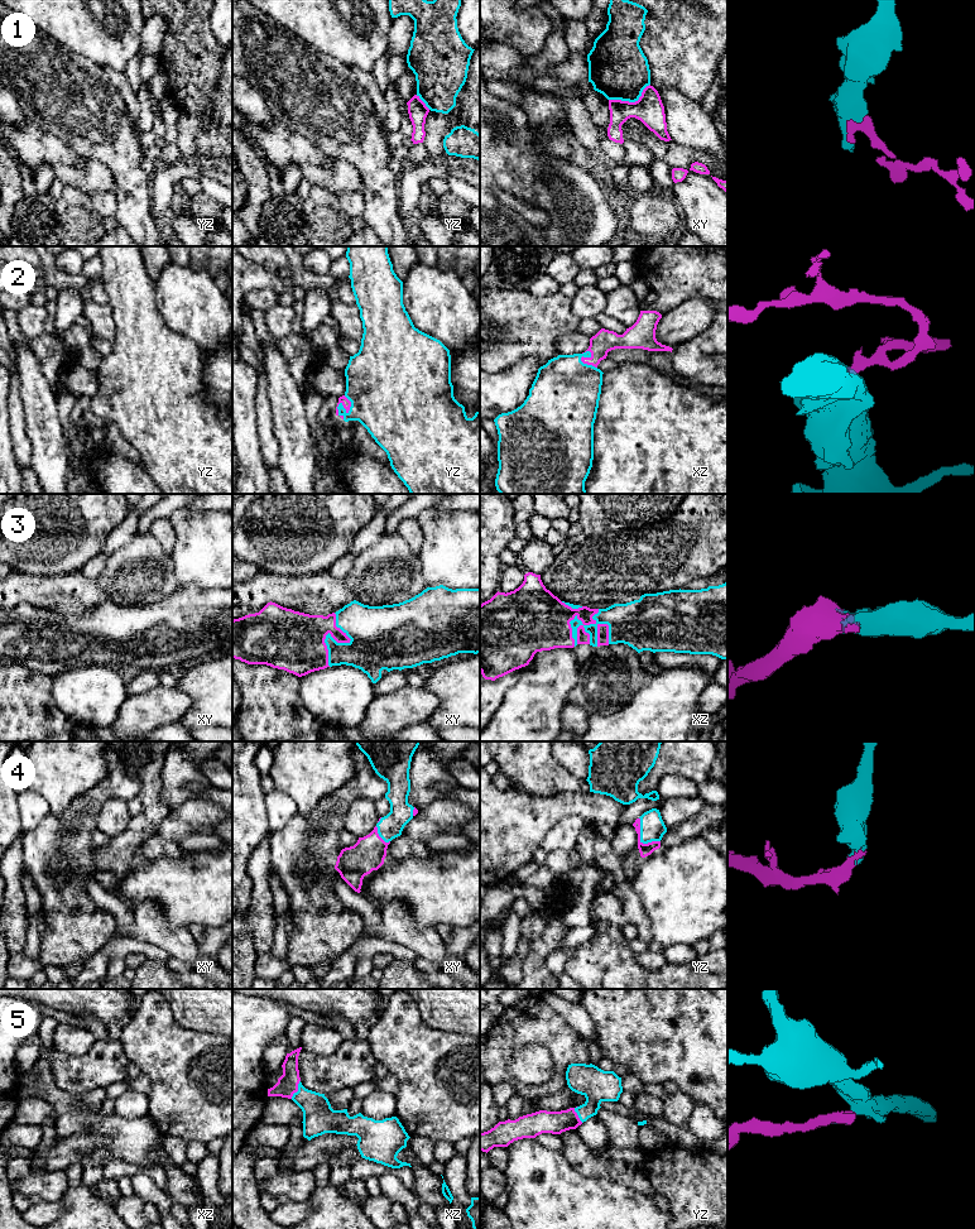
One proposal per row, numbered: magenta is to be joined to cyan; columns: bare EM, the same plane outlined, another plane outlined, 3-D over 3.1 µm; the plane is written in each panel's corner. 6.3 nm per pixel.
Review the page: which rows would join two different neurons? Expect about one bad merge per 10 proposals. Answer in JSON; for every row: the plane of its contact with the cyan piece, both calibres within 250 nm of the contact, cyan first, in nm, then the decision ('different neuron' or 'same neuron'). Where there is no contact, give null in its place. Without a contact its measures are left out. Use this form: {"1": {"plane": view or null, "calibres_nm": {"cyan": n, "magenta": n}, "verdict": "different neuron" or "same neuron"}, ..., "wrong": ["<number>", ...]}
{"1": {"plane": "xy", "calibres_nm": {"cyan": 380, "magenta": 180}, "verdict": "different neuron"}, "2": {"plane": "yz", "calibres_nm": {"cyan": 380, "magenta": 60}, "verdict": "same neuron"}, "3": {"plane": "xz", "calibres_nm": {"cyan": 280, "magenta": 160}, "verdict": "same neuron"}, "4": {"plane": "yz", "calibres_nm": {"cyan": 160, "magenta": 80}, "verdict": "same neuron"}, "5": {"plane": "xz", "calibres_nm": {"cyan": 200, "magenta": 140}, "verdict": "same neuron"}, "wrong": ["1"]}

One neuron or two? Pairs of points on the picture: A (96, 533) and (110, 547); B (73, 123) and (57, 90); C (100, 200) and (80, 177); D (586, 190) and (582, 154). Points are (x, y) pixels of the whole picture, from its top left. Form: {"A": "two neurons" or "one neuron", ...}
{"A": "two neurons", "B": "one neuron", "C": "two neurons", "D": "two neurons"}

